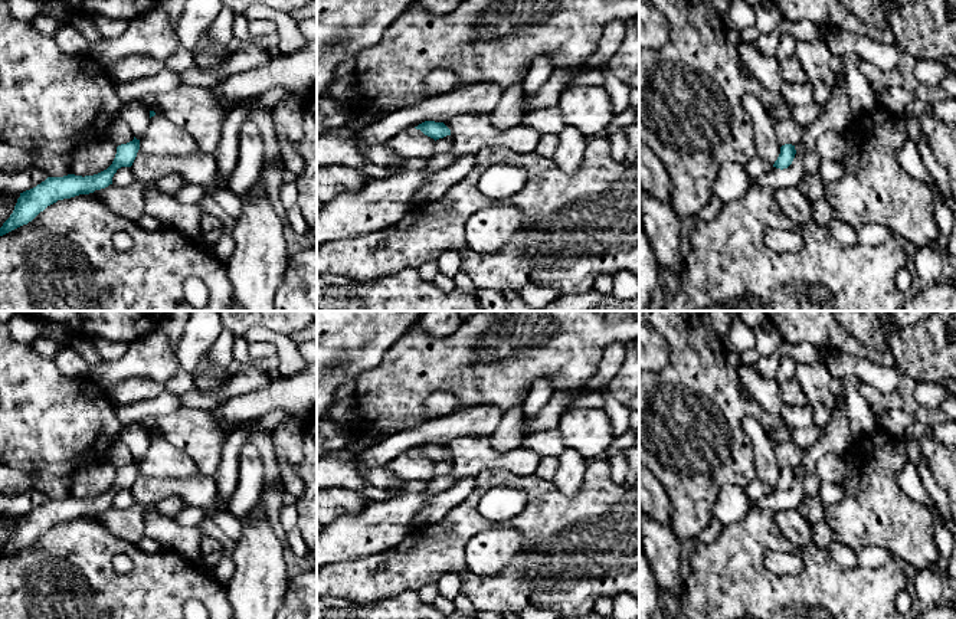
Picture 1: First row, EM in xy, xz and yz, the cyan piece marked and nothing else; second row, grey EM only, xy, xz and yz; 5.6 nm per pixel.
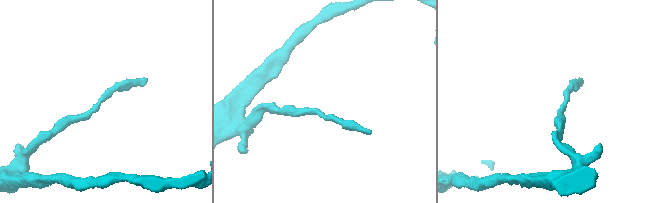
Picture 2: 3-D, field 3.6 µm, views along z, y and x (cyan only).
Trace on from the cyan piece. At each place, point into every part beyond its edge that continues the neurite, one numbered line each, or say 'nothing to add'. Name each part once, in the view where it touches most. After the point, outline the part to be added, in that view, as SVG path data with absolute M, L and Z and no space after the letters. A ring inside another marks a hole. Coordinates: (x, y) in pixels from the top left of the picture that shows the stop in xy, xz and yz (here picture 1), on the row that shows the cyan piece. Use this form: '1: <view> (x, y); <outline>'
nothing to add

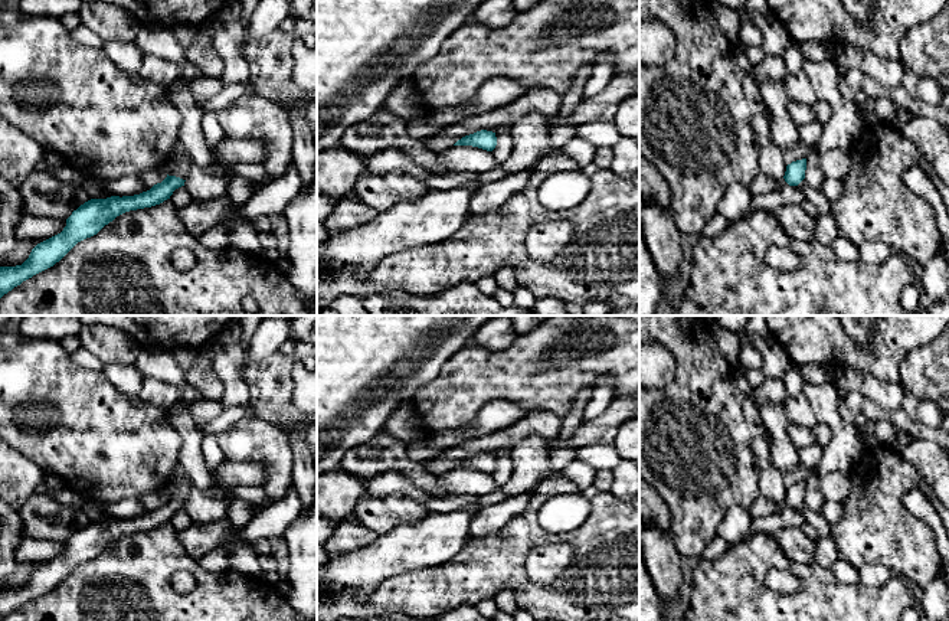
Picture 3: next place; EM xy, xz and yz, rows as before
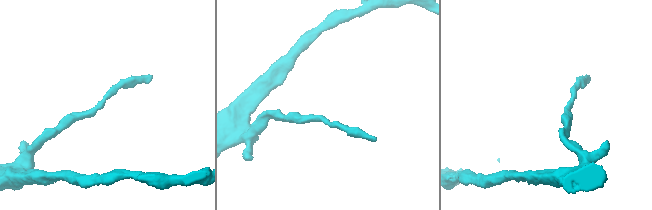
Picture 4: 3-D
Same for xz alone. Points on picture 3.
nothing to add

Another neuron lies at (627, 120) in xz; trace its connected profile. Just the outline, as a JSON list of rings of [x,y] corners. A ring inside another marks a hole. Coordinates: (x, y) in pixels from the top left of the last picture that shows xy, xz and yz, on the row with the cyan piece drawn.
[[[639,95],[629,97],[619,105],[613,122],[621,137],[639,144]]]

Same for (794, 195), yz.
[[[804,179],[798,186],[773,190],[768,195],[753,196],[749,212],[745,218],[757,210],[772,210],[783,205],[801,205],[806,199],[804,193],[806,184],[808,183]]]

